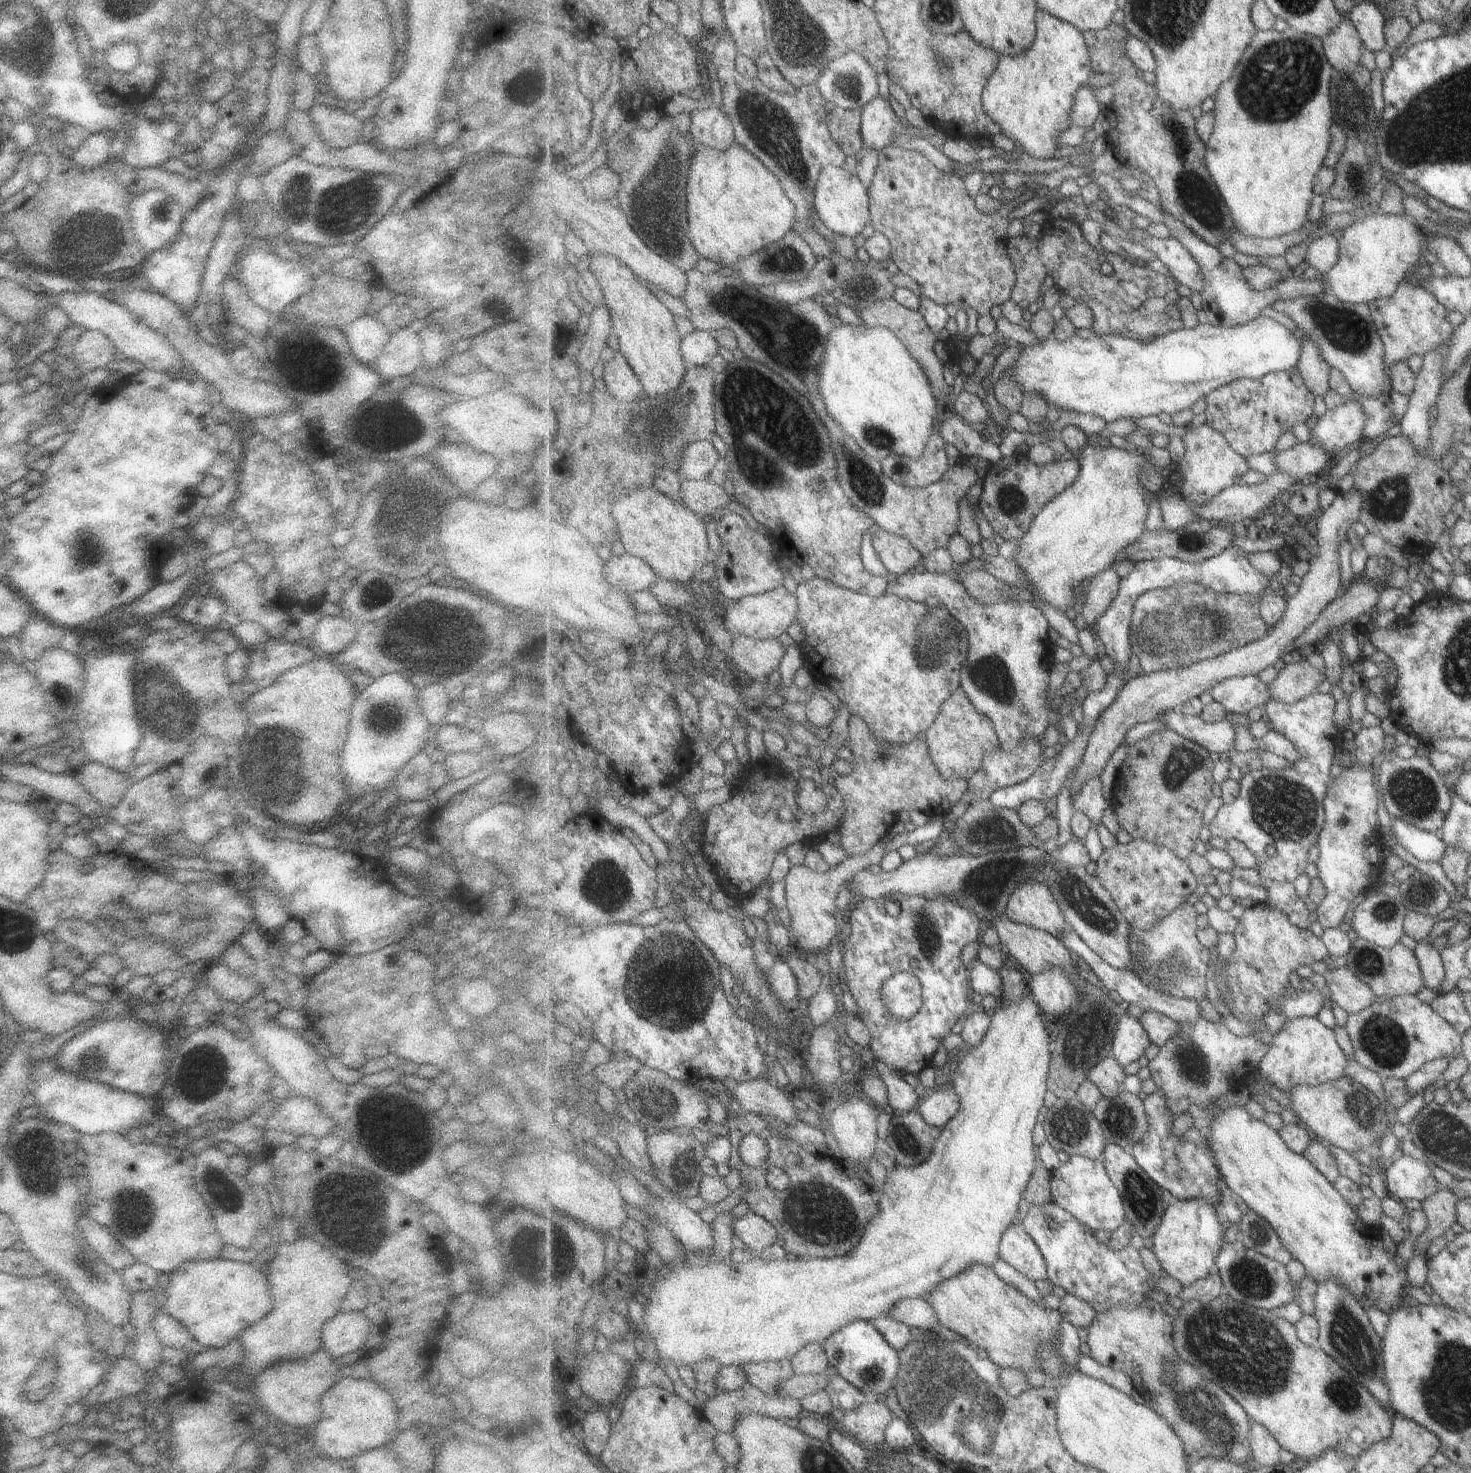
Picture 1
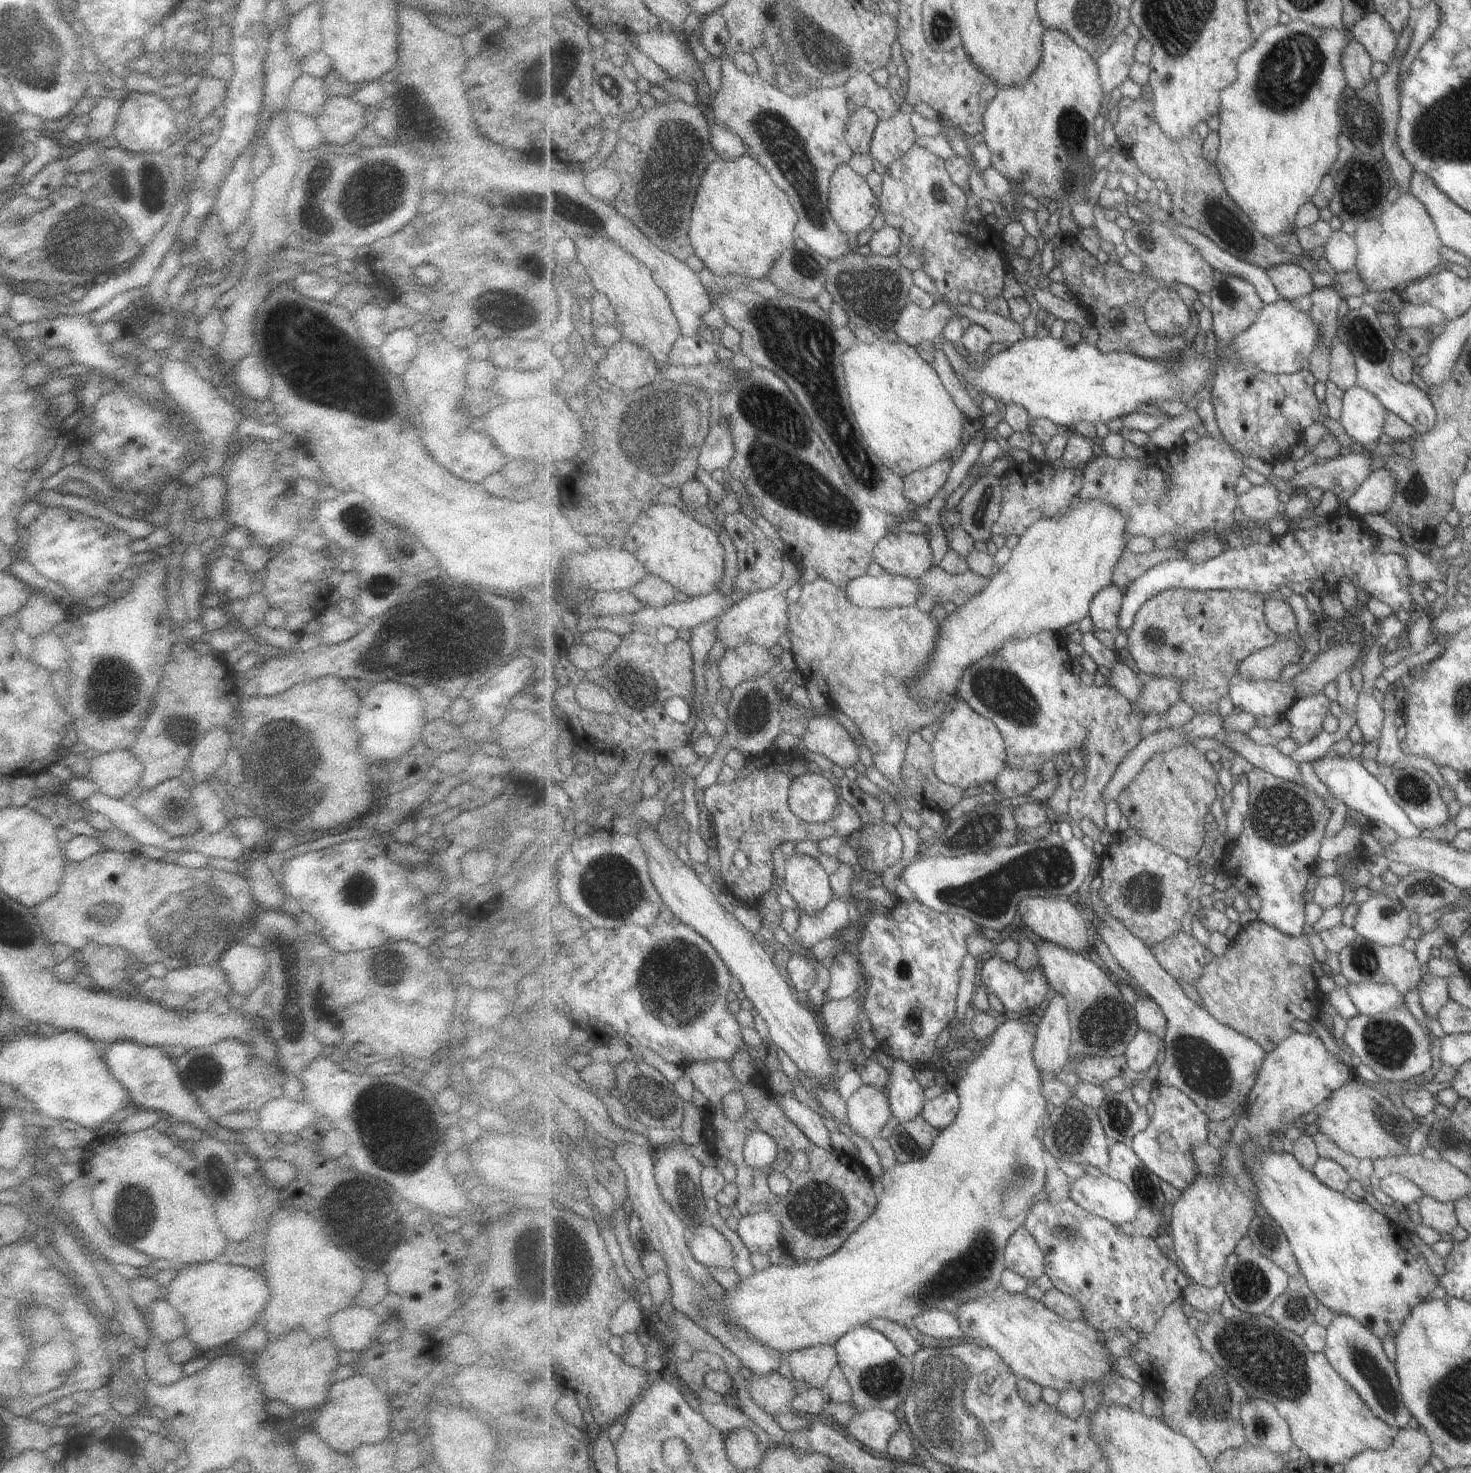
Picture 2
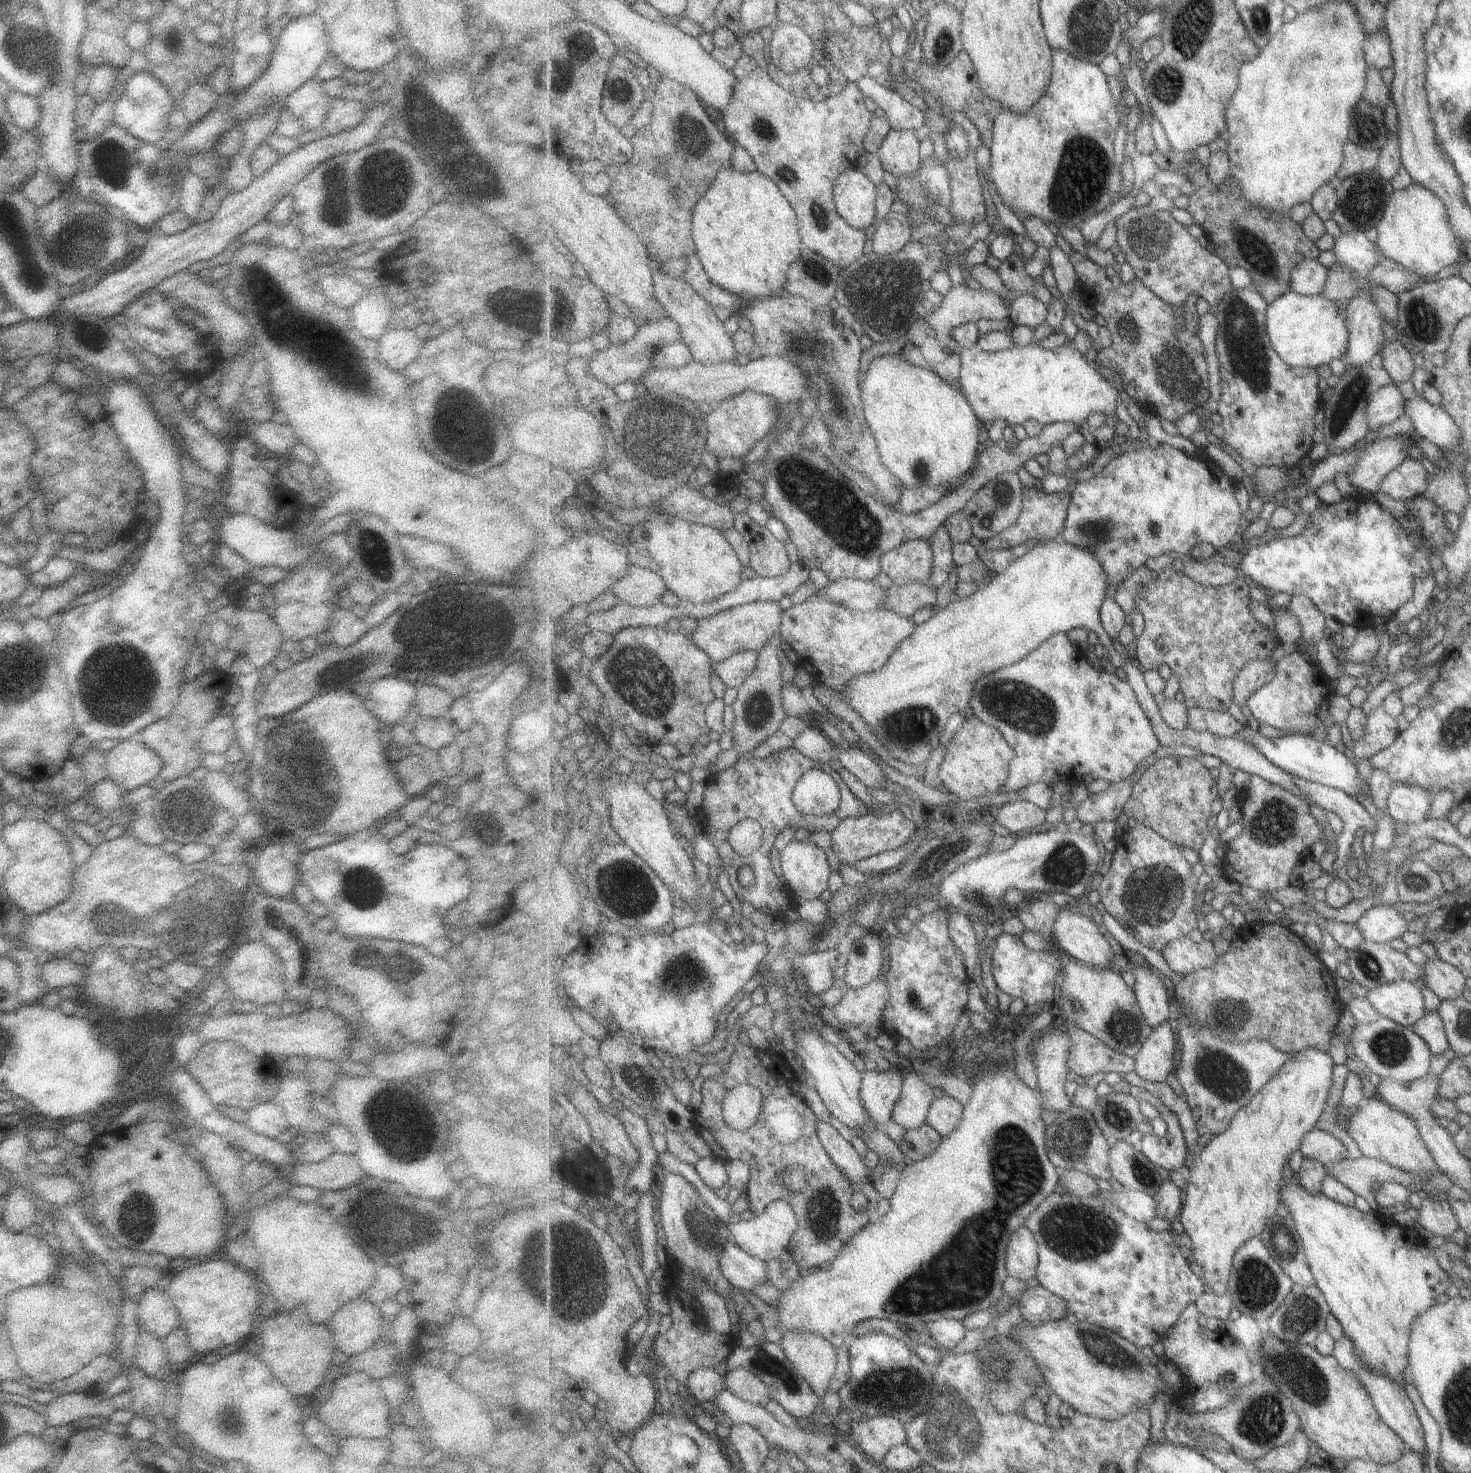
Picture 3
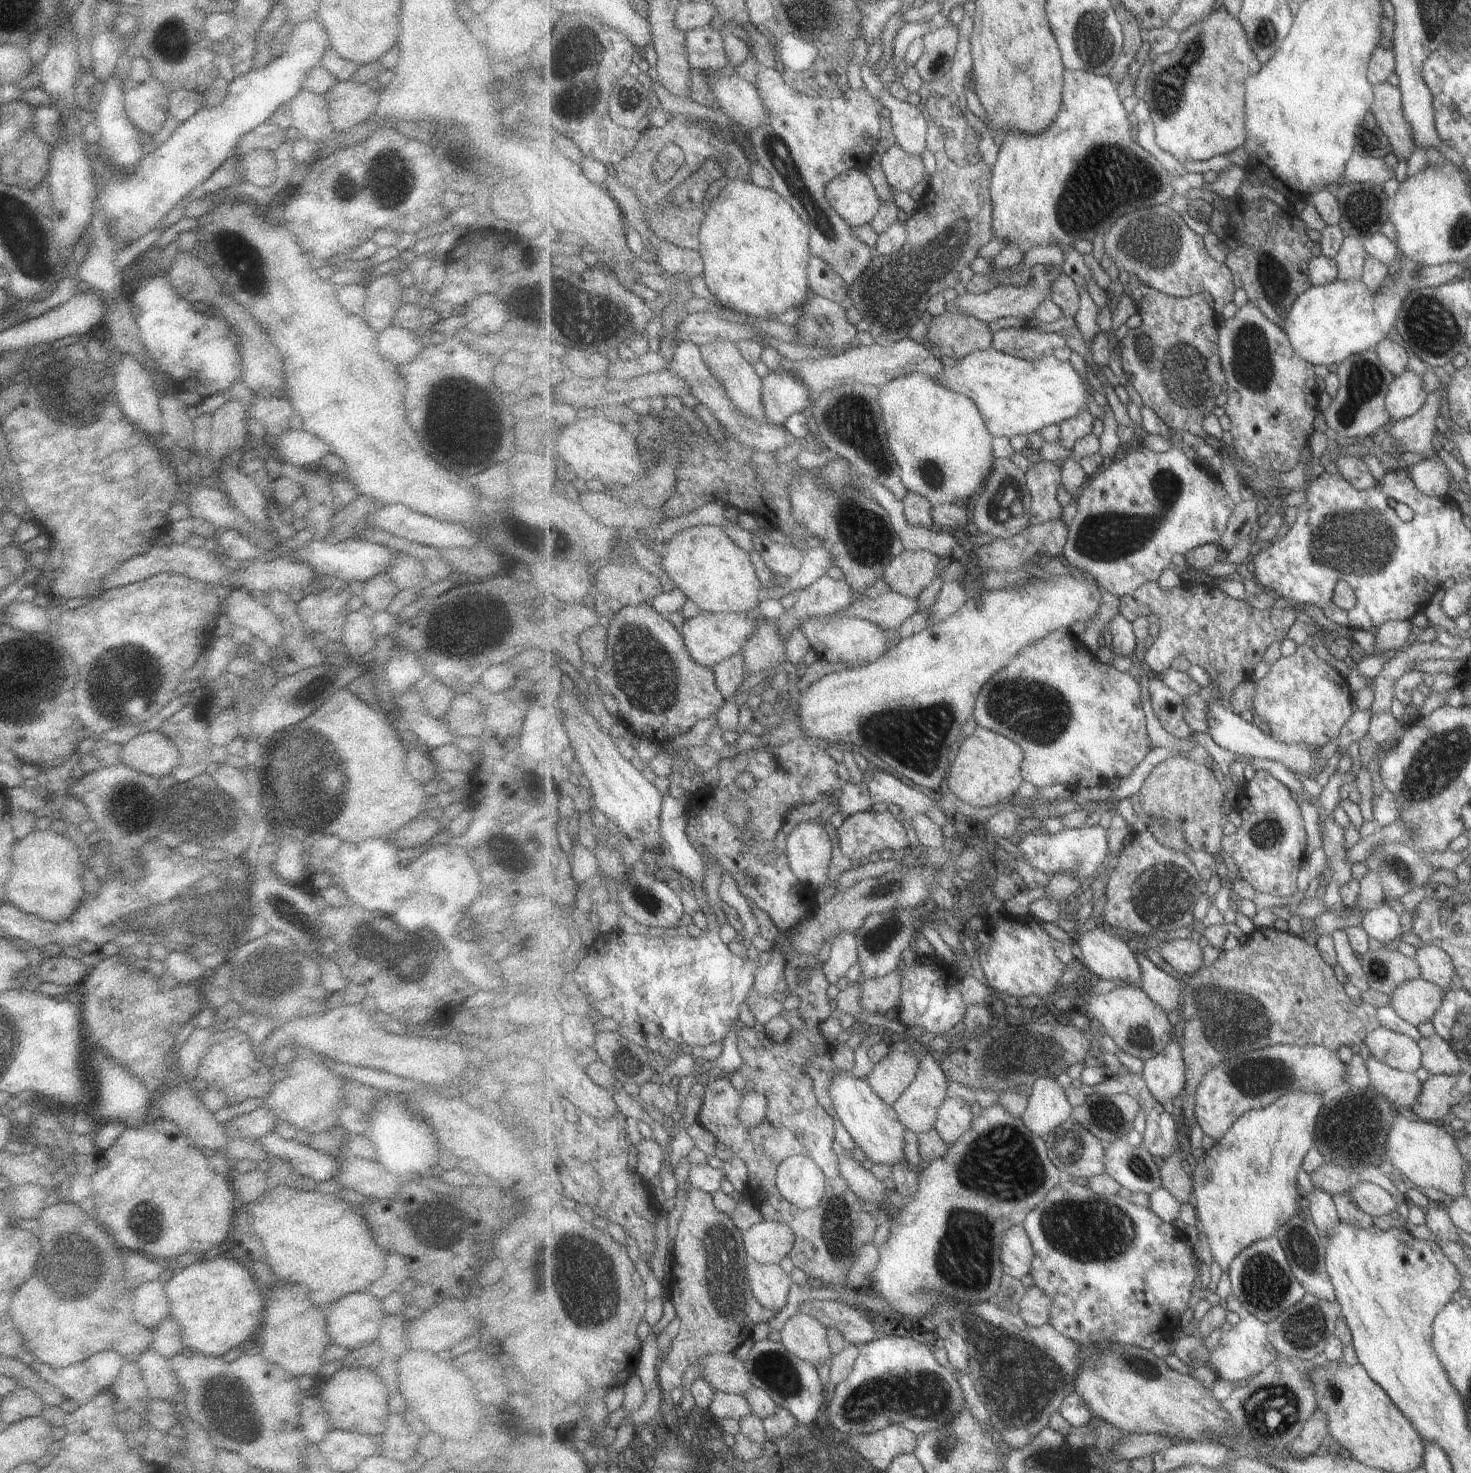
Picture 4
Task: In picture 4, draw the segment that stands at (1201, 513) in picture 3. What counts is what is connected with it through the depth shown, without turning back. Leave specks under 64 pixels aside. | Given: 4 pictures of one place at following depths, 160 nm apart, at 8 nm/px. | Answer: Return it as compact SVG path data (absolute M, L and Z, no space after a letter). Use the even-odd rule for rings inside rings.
M1138 446L1125 454L1122 459L1111 461L1106 467L1099 469L1085 486L1081 488L1080 493L1076 496L1077 510L1068 527L1068 539L1064 546L1064 557L1075 569L1080 569L1083 573L1093 577L1104 592L1117 595L1119 598L1125 595L1131 595L1145 583L1156 581L1163 570L1172 567L1172 564L1180 557L1184 557L1189 551L1200 547L1204 544L1219 542L1223 531L1228 527L1228 520L1235 510L1235 502L1229 498L1227 490L1223 488L1221 480L1217 480L1218 473L1209 471L1206 466L1197 465L1193 460L1187 458L1187 454L1173 447L1167 452L1155 452L1148 450L1143 446Z

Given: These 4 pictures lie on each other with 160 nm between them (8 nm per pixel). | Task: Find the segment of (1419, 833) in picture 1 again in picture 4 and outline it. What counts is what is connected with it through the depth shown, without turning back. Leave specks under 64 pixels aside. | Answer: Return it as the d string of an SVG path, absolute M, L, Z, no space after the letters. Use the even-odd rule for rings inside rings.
M1217 701L1210 702L1208 706L1208 723L1210 726L1208 734L1212 737L1212 740L1220 747L1235 753L1237 757L1247 755L1248 757L1261 757L1262 759L1279 761L1287 765L1292 771L1297 772L1297 774L1309 775L1311 778L1313 776L1312 772L1315 769L1321 771L1325 764L1320 760L1319 749L1303 742L1287 744L1277 740L1272 735L1265 735L1258 725L1247 722L1229 707L1220 705Z

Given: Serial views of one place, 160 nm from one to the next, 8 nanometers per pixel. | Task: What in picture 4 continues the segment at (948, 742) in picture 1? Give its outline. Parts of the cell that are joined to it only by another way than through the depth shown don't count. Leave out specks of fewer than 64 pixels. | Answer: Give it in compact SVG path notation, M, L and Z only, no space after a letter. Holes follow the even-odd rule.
M977 725L972 734L956 746L946 785L971 810L977 806L987 808L1001 803L1010 804L1023 784L1020 766L1025 755L1024 748L1008 736Z

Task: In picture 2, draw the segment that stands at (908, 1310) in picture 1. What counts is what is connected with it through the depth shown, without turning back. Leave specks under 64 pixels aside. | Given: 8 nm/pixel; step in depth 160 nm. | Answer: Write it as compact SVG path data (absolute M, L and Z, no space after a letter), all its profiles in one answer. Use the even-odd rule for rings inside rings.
M934 1308L916 1317L909 1326L915 1326L921 1333L934 1338L959 1338L963 1340L966 1334L960 1323L960 1318L949 1311Z

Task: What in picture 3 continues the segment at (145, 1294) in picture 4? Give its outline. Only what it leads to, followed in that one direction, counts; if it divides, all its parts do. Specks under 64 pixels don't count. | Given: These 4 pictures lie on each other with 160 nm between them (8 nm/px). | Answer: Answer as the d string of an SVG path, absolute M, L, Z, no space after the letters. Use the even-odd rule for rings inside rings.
M152 1288L136 1303L136 1320L150 1335L163 1340L180 1325L177 1311L165 1293Z

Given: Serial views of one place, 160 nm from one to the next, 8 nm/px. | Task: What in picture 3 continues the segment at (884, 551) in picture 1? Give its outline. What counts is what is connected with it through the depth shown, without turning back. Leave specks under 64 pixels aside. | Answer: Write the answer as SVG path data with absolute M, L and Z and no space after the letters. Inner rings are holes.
M909 539L881 557L882 572L895 585L920 583L932 578L935 554L928 539Z

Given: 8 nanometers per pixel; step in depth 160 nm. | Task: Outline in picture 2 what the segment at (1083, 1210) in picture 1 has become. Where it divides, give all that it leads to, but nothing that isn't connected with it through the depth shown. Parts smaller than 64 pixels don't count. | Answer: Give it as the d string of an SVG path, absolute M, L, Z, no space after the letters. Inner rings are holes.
M1085 1173L1078 1180L1073 1180L1069 1198L1092 1215L1105 1217L1118 1225L1132 1223L1142 1209L1134 1192L1107 1173L1101 1176Z

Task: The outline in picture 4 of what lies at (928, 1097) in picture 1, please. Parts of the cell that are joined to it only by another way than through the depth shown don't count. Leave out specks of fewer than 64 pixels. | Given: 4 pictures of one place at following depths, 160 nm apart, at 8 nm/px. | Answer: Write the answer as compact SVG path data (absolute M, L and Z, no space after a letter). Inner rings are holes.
M947 1097L939 1107L935 1128L949 1143L956 1143L972 1128L974 1122L971 1103L960 1097Z

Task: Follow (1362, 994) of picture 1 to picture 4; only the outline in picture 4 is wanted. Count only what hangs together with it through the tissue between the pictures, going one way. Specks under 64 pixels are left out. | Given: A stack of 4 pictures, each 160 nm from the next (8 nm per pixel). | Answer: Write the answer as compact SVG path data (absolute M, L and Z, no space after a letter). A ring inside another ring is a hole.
M1423 977L1402 984L1389 996L1393 1007L1407 1022L1419 1026L1431 1021L1445 1000L1446 990Z

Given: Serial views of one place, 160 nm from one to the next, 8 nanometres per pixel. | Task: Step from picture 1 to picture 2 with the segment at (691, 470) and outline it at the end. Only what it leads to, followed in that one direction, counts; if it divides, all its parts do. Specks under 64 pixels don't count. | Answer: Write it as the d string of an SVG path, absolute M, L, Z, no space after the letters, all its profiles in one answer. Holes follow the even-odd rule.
M721 417L710 426L710 433L702 444L698 458L699 468L713 472L717 468L726 469L736 456L736 440L730 424Z

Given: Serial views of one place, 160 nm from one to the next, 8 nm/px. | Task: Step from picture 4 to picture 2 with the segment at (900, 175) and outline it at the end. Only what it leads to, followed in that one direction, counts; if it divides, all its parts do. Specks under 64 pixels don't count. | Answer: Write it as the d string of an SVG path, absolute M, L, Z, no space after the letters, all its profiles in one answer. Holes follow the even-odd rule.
M901 111L890 119L880 120L870 153L878 164L886 167L907 155L916 146L918 137L911 126L911 113Z

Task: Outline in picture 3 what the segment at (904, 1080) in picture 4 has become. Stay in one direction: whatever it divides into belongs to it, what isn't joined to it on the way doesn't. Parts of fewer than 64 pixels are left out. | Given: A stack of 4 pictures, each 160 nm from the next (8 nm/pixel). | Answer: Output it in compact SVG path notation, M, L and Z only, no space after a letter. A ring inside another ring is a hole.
M897 1063L883 1072L864 1072L860 1090L862 1104L878 1126L892 1120L892 1112L904 1086L904 1067Z

